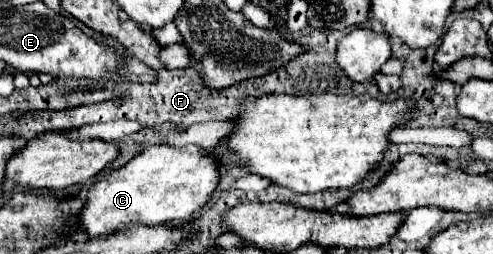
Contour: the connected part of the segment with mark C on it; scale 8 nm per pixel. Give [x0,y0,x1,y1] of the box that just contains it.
[82,145,220,237]

